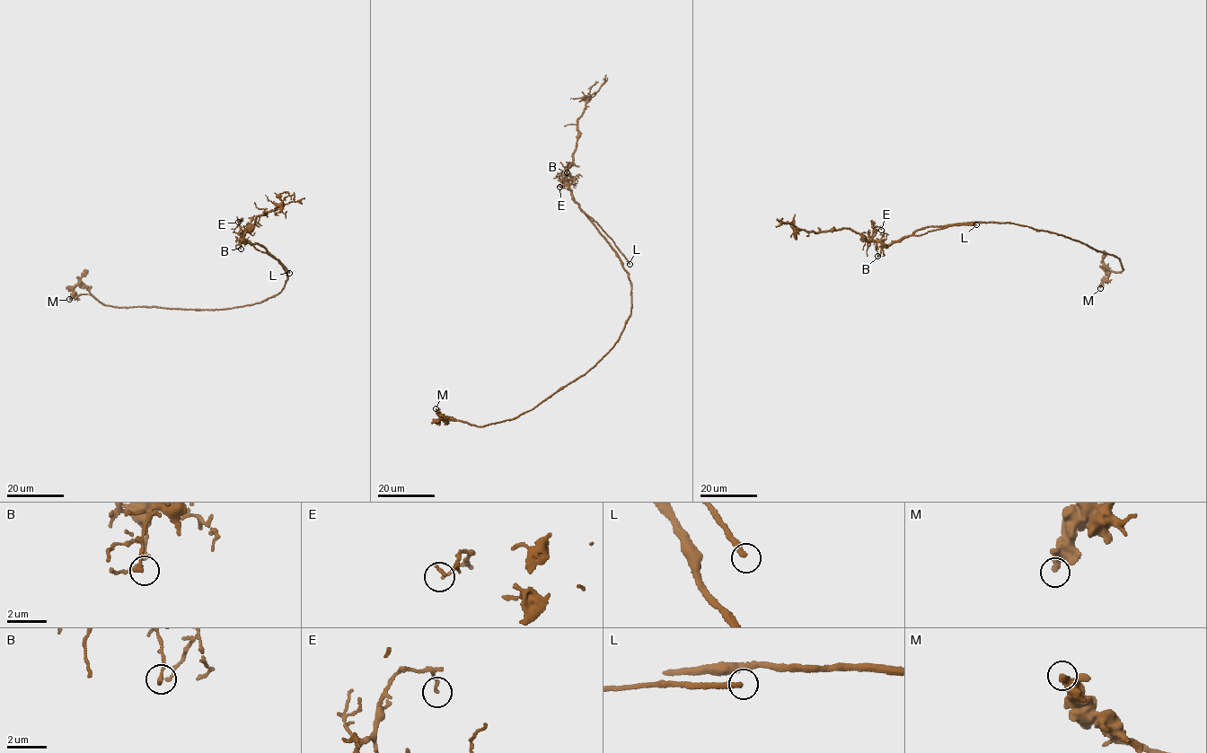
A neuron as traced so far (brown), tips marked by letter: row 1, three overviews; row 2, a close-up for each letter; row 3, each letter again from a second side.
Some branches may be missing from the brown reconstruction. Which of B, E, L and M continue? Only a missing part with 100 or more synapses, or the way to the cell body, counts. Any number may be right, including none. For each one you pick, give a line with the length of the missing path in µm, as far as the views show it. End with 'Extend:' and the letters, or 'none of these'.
L: Missing length about 100 µm
Extend: L

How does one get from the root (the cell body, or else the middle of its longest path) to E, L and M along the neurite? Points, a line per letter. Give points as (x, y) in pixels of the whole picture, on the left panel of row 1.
E: (285, 284), (288, 276), (284, 266), (257, 242), (243, 242), (239, 224), (242, 219), (238, 222)
L: (285, 284), (287, 272), (279, 261), (265, 248), (257, 243), (253, 245), (277, 259), (289, 273)
M: (285, 284), (279, 293), (262, 302), (217, 310), (118, 308), (104, 305), (89, 294), (83, 293), (69, 299)

